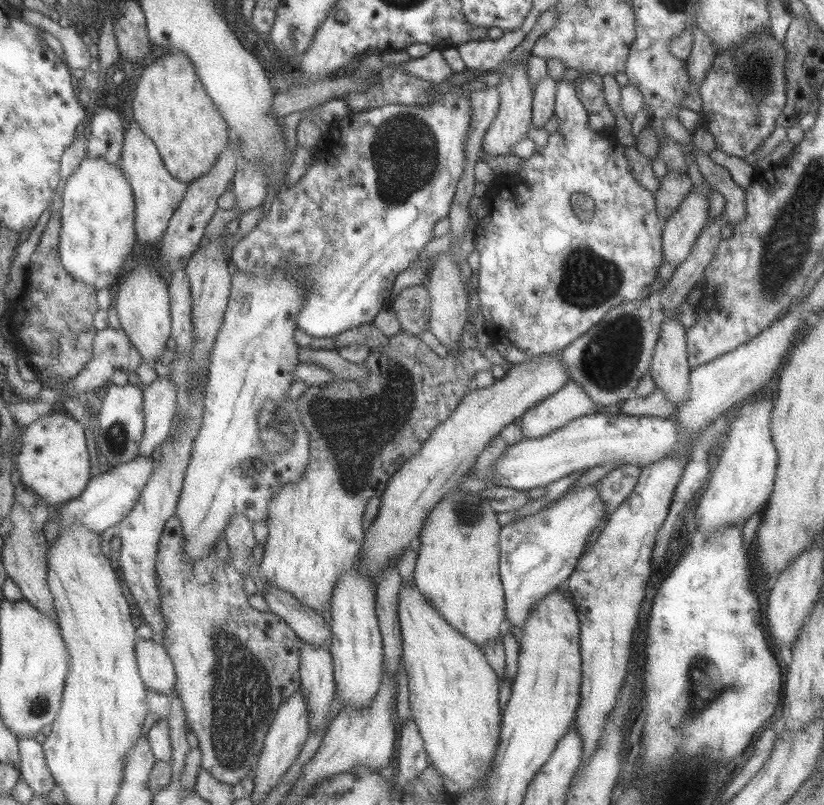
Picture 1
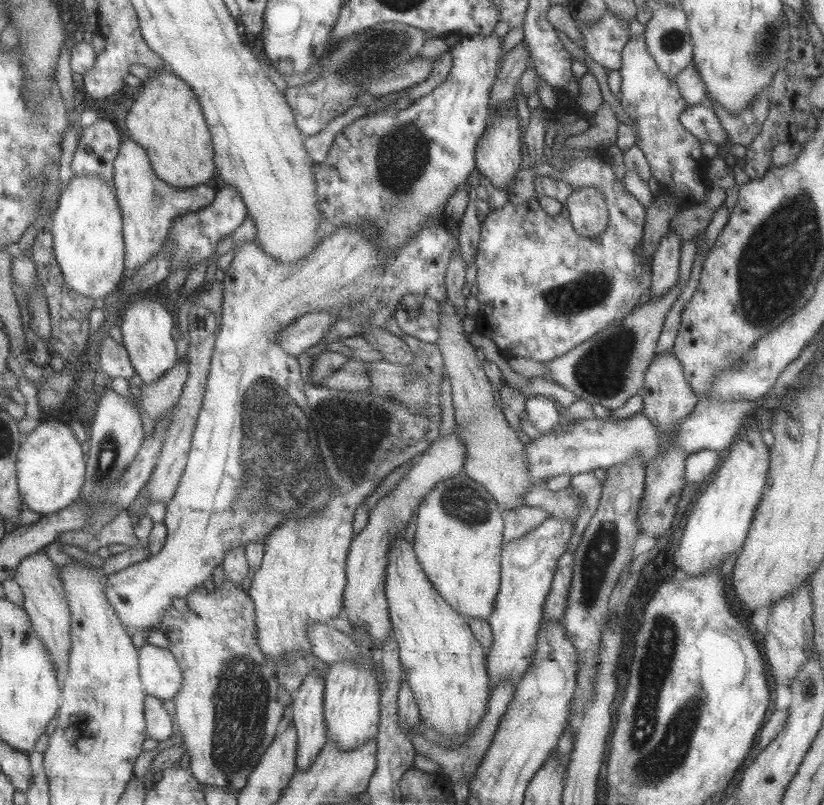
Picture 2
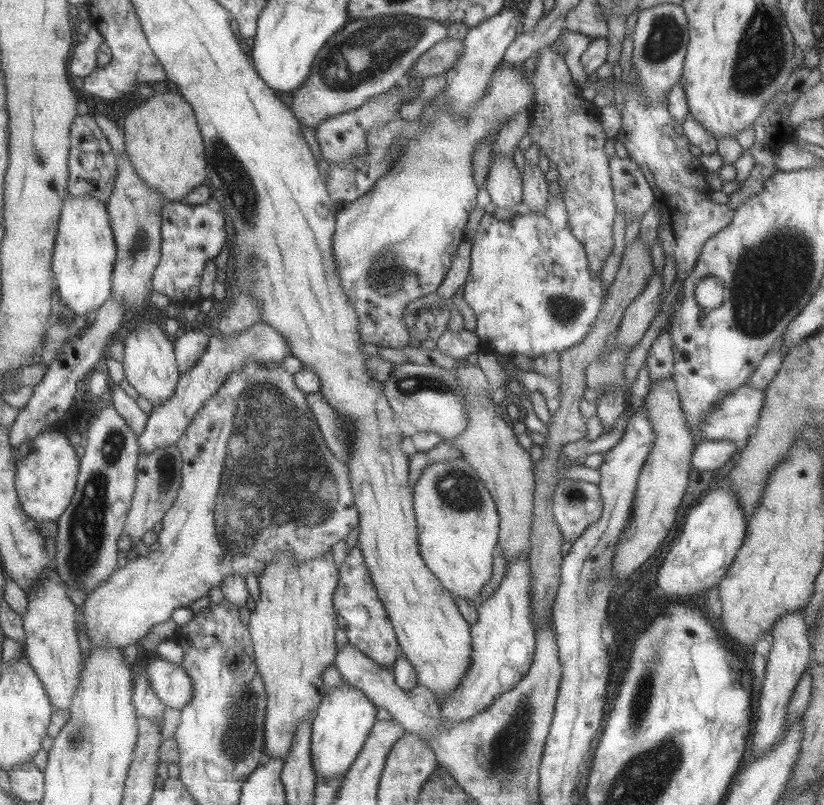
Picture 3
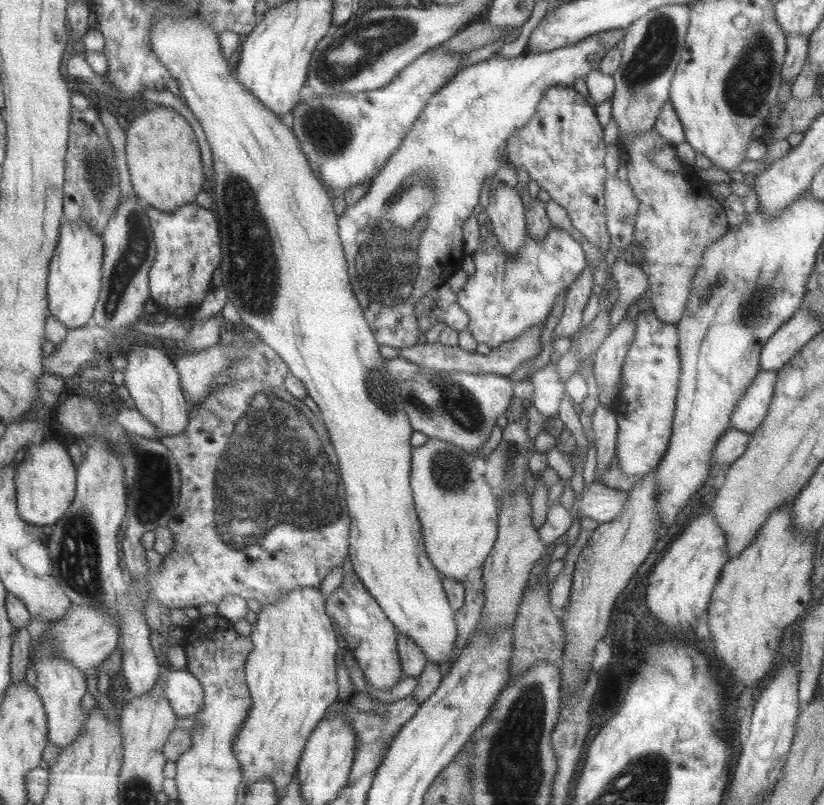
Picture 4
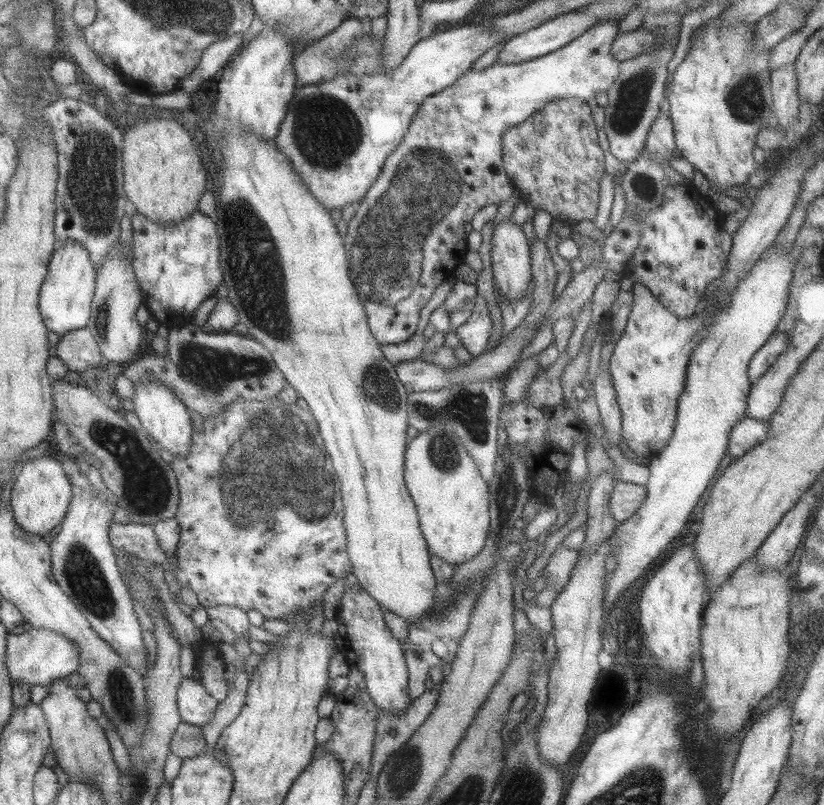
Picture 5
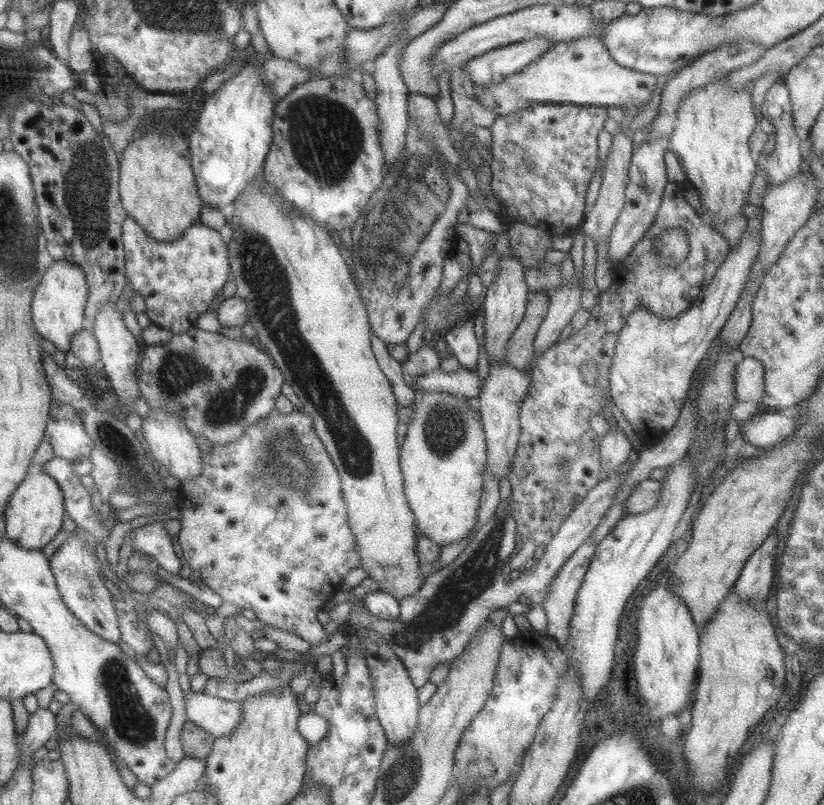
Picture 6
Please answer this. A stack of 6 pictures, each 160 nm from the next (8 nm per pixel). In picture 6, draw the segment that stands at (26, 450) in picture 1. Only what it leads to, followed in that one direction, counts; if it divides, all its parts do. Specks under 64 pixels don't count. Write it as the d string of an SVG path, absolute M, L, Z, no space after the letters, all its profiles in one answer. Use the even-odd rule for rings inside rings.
M41 470L27 472L27 477L10 496L4 512L4 535L13 543L27 550L42 549L61 528L63 493L57 482Z

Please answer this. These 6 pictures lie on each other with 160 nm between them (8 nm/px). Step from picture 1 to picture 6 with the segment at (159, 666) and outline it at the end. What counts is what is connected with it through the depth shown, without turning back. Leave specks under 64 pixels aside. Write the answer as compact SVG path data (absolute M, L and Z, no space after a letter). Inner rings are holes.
M191 692L184 696L186 720L196 724L214 738L230 735L242 719L240 701Z

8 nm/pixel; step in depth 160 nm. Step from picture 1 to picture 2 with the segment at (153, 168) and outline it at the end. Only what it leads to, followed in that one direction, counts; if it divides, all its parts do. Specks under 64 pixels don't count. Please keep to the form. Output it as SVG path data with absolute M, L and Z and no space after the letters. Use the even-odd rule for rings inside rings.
M125 137L114 158L114 177L111 185L121 211L125 274L135 272L159 252L174 216L205 208L211 204L217 188L215 183L185 188L169 186L154 175L143 148Z

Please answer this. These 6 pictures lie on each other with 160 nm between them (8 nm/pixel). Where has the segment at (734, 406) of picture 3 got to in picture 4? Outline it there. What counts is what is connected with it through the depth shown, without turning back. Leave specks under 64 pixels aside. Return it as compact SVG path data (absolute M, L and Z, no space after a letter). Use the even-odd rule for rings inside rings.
M765 371L757 374L755 379L747 385L743 396L731 411L730 427L746 433L752 433L759 428L771 403L776 375L777 371Z

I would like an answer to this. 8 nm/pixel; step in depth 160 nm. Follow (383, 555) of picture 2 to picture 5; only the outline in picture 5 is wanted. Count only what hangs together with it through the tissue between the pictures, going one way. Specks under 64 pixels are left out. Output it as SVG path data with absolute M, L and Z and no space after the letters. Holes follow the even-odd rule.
M358 584L345 586L335 614L339 653L347 662L353 662L364 676L366 693L373 706L384 714L401 714L409 705L408 670L405 668L403 649L383 621L377 601Z

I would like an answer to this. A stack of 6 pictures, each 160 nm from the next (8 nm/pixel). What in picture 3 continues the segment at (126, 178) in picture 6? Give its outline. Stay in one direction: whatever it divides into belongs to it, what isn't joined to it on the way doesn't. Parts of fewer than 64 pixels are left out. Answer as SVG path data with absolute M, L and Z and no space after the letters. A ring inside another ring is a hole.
M174 88L167 92L155 92L143 99L139 106L125 117L124 150L135 174L152 190L156 190L165 201L182 201L199 185L207 183L207 161L204 155L202 136L194 112L188 102Z

